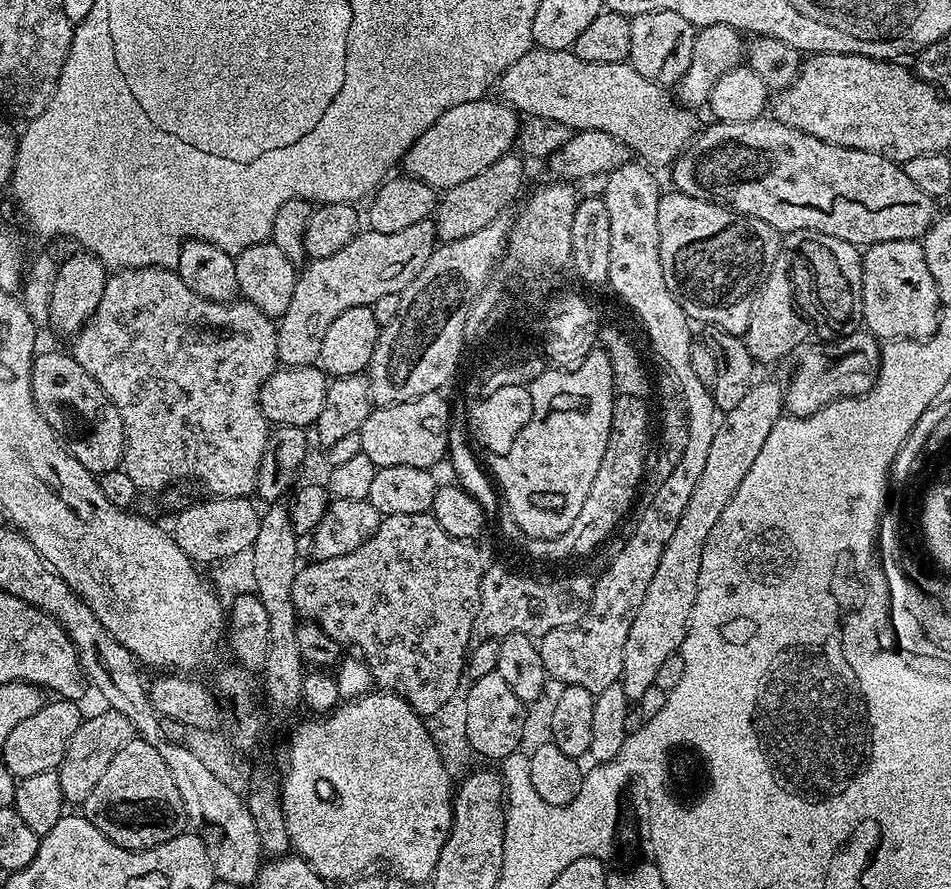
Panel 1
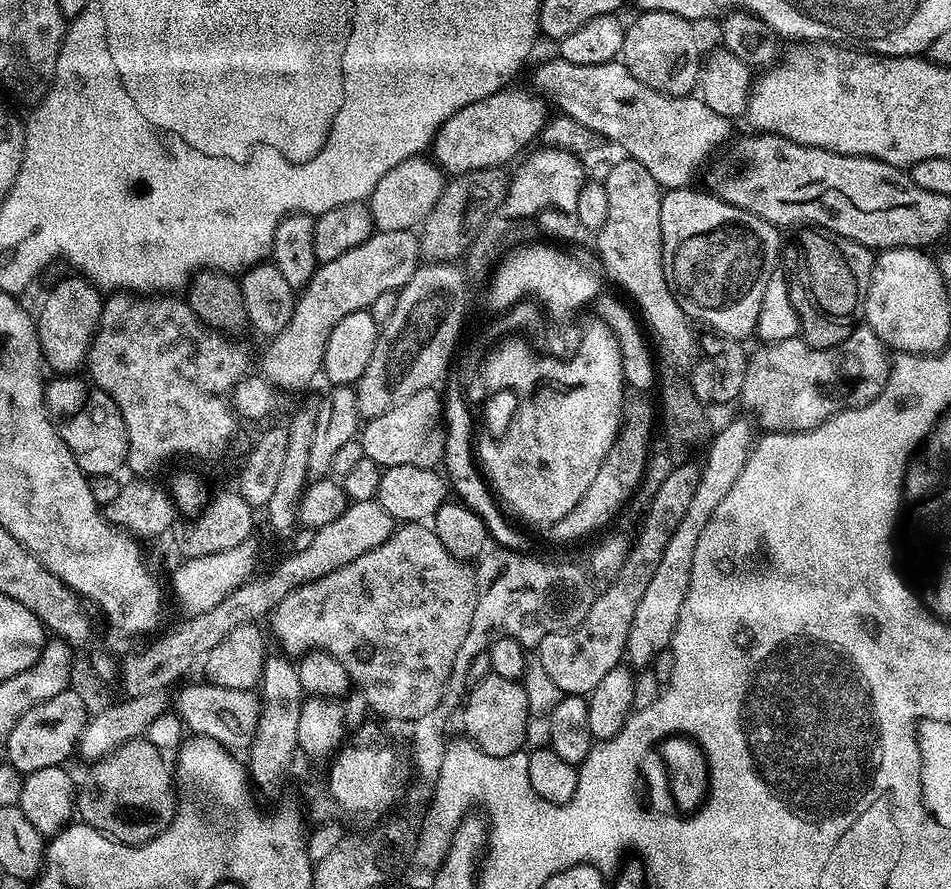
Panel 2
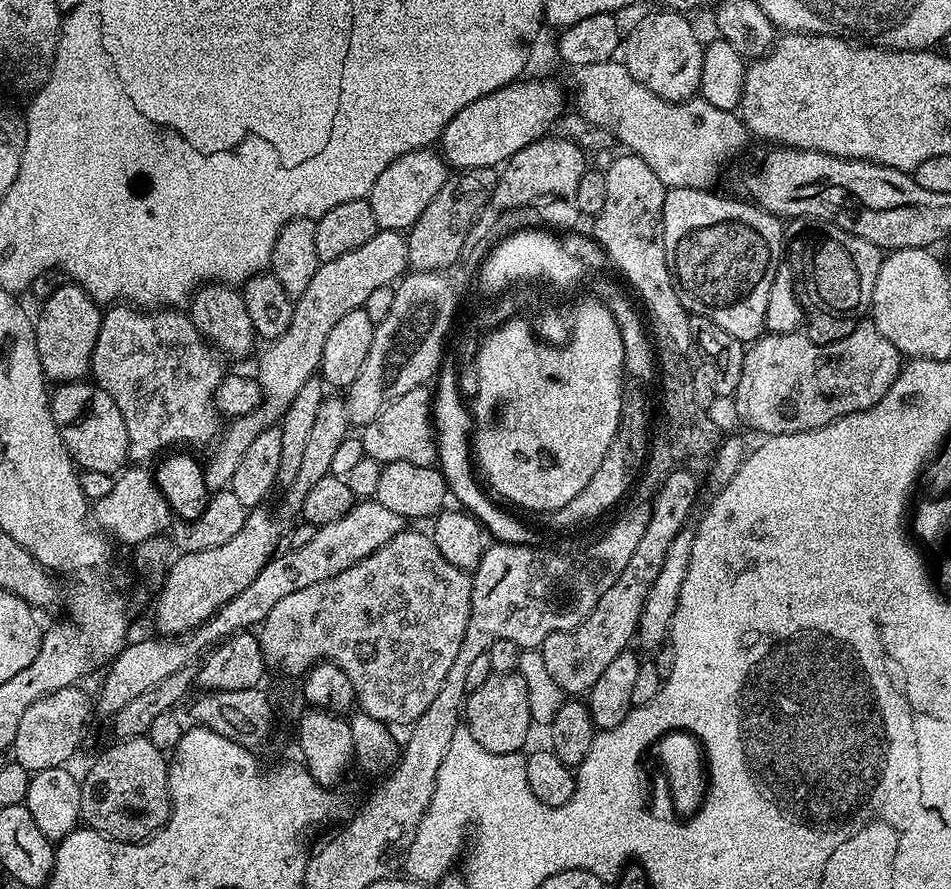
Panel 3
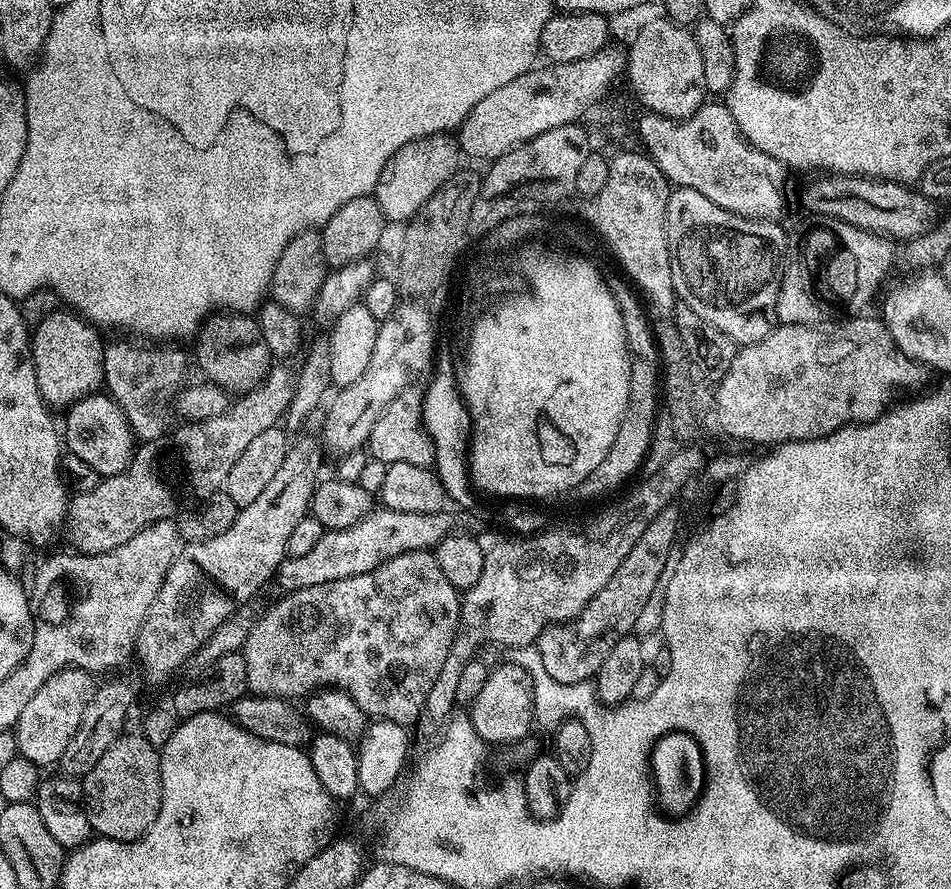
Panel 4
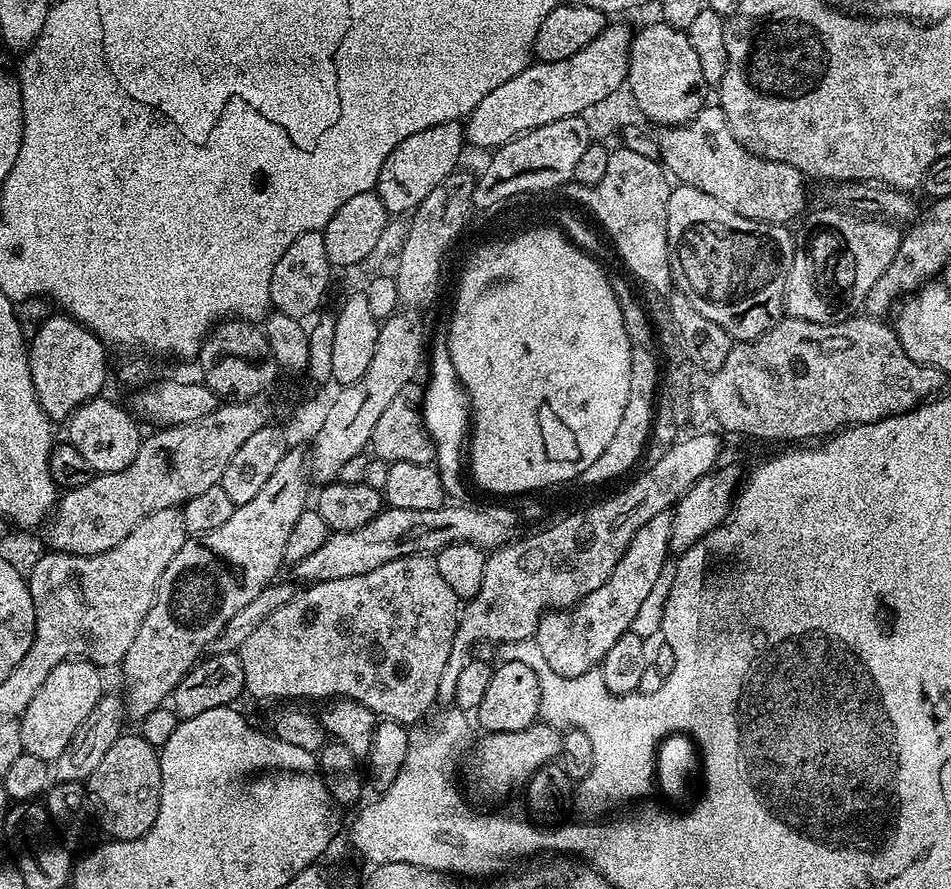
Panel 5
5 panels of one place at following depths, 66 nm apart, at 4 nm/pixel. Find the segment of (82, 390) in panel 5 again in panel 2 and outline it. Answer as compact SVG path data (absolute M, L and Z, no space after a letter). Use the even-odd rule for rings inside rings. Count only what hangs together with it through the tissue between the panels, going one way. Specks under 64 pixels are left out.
M72 274L60 280L48 292L40 316L35 317L36 333L40 339L40 354L45 365L48 364L56 374L72 374L76 367L88 359L88 348L96 333L100 315L104 309L101 289L91 280L80 274Z

